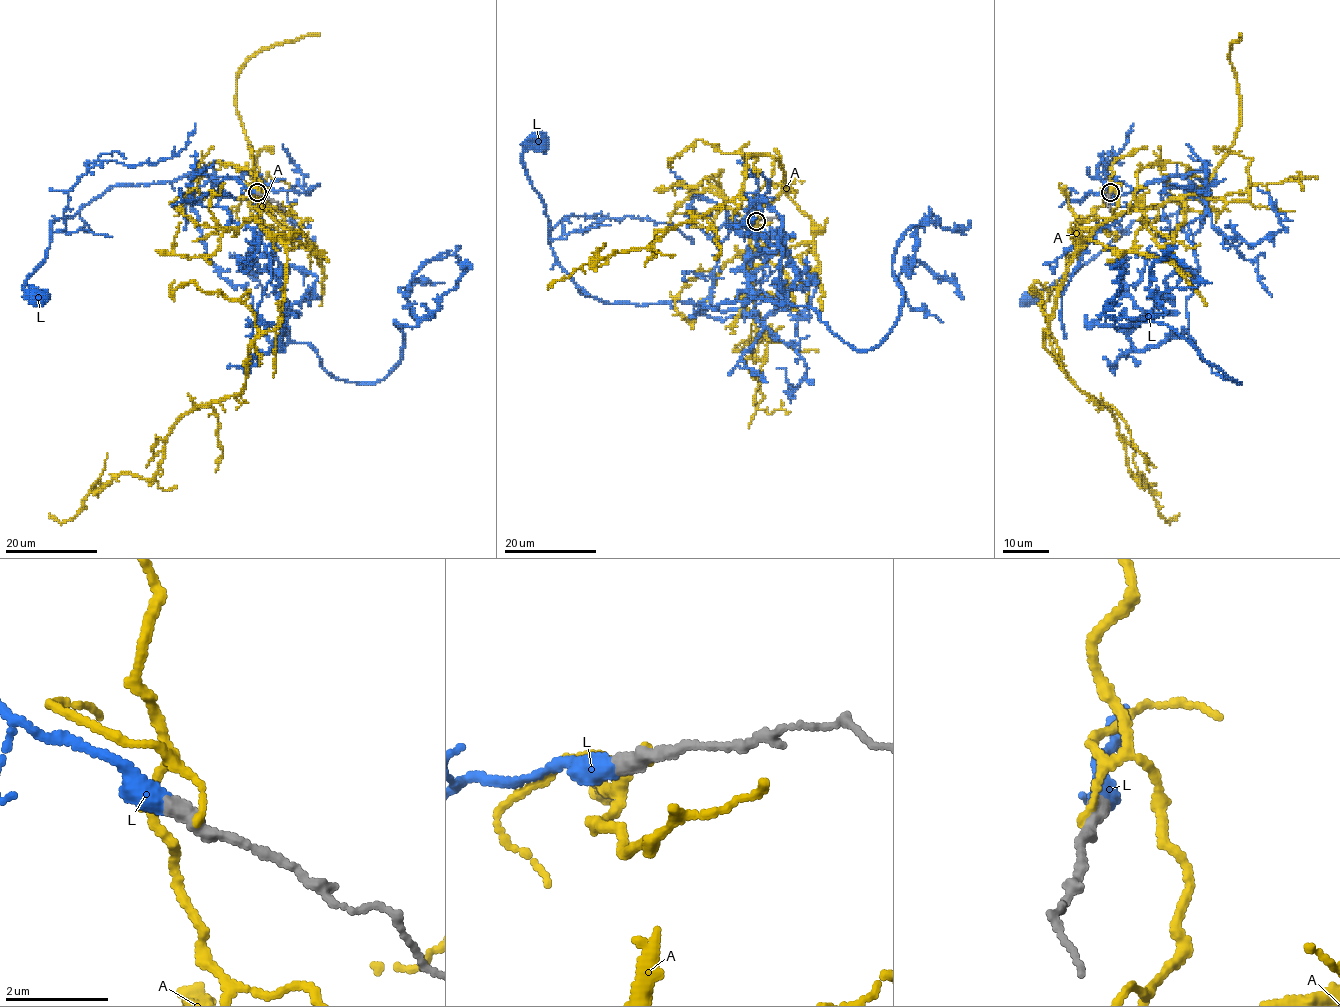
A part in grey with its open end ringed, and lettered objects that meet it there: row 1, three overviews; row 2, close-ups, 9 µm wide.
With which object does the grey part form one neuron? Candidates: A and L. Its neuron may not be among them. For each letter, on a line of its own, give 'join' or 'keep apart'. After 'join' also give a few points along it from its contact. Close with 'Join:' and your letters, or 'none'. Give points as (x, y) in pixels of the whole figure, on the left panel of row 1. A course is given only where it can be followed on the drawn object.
A: keep apart
L: join | via (256, 193), (212, 176), (205, 257), (346, 381), (396, 365), (426, 262), (464, 267)
Join: L

